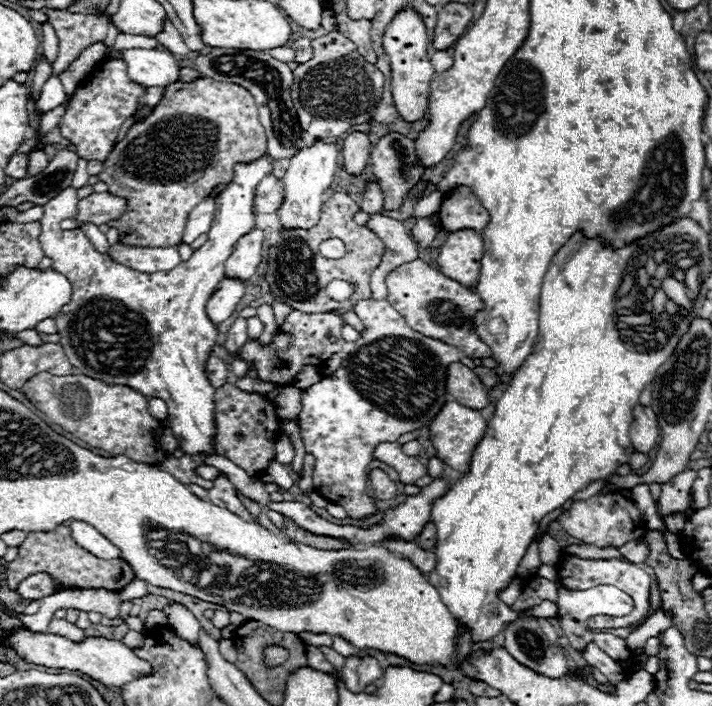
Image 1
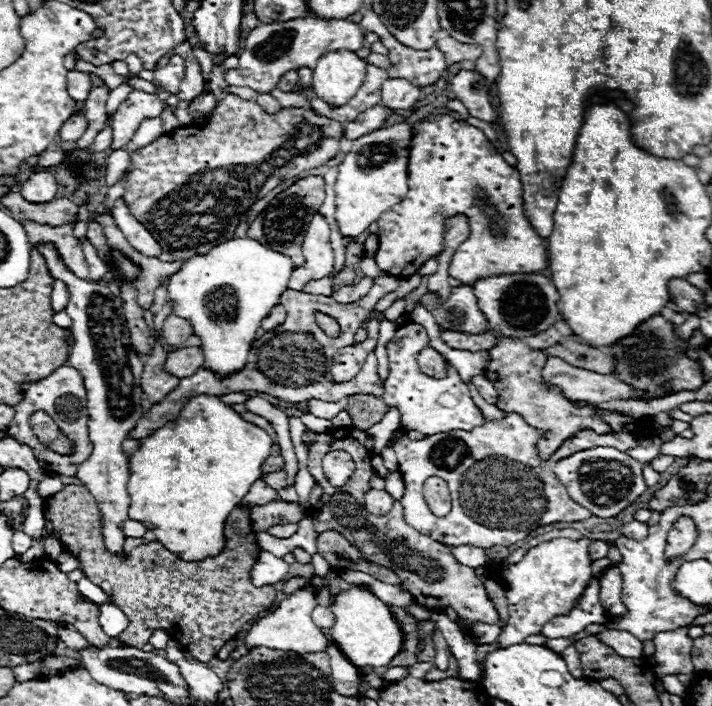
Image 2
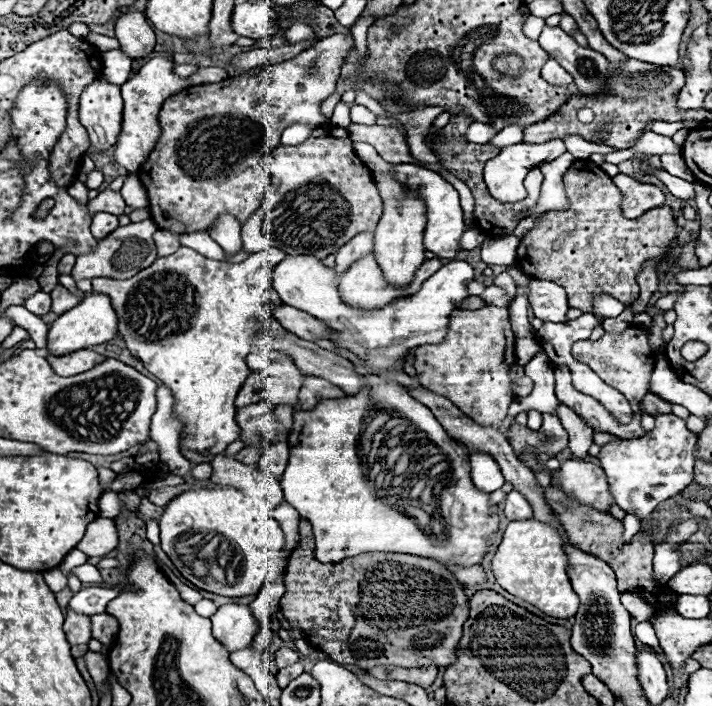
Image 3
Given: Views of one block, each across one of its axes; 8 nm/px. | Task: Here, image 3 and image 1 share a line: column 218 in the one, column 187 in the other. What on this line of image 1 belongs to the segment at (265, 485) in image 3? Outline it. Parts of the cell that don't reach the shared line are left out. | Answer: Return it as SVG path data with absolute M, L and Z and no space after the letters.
M168 454L164 462L156 464L156 468L162 468L162 470L170 472L176 480L182 480L182 484L198 484L198 486L210 490L210 488L214 486L214 482L212 482L212 480L204 480L204 478L200 478L200 476L196 474L198 464L200 464L200 462L196 462L194 456L184 454L182 458L174 458L172 454Z

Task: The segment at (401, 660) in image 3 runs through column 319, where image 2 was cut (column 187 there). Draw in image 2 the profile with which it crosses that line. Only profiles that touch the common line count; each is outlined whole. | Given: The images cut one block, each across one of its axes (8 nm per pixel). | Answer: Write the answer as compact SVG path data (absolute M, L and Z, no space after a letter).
M64 486L46 500L44 510L44 518L54 526L54 534L60 536L64 550L78 560L78 570L110 594L116 606L128 616L130 622L126 632L118 636L120 642L142 648L148 644L152 632L162 628L200 662L214 658L220 648L240 632L242 624L254 620L262 610L270 608L276 598L274 586L256 588L250 582L250 568L258 560L260 548L252 522L246 514L246 506L238 506L226 518L226 544L218 556L200 562L186 562L172 554L164 544L148 542L144 538L126 540L126 560L110 554L102 542L98 504L84 486Z

